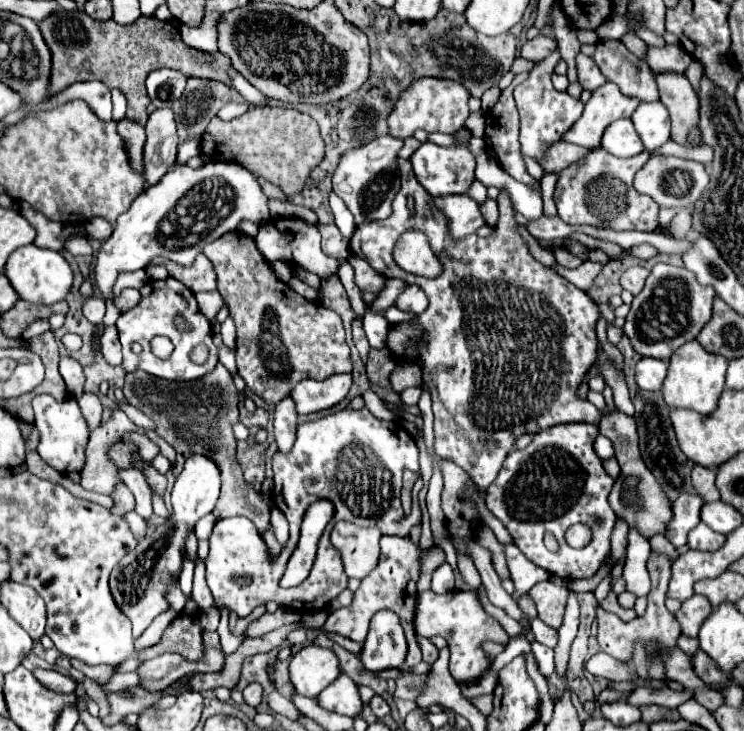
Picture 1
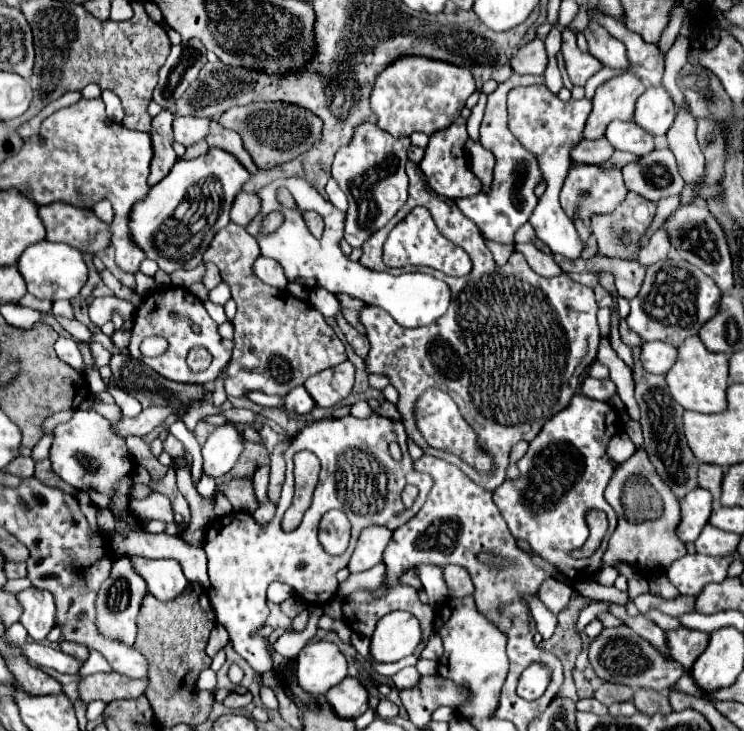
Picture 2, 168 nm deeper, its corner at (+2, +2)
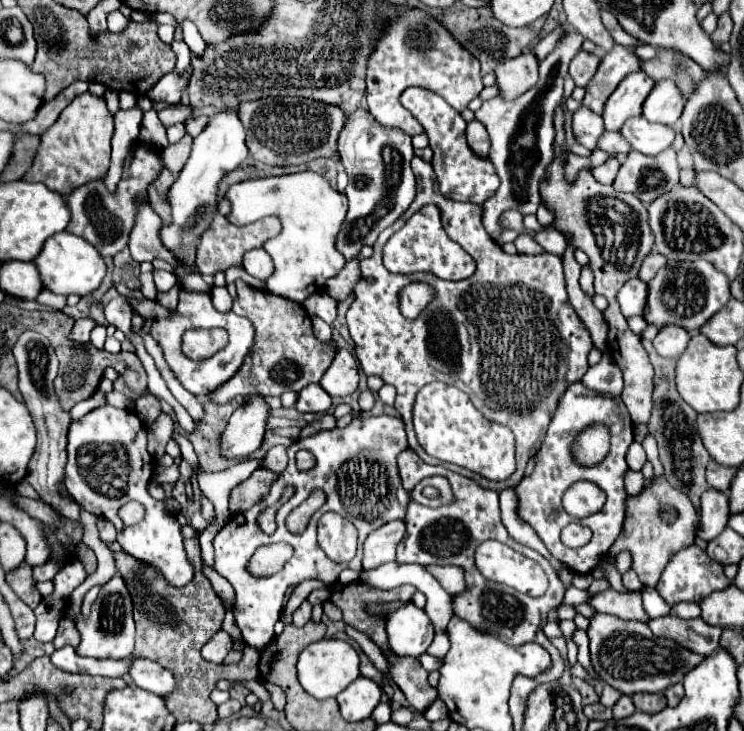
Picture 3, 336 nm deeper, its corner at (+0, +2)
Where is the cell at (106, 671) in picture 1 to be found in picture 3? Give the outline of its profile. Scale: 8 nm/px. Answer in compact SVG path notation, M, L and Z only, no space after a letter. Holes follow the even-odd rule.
M63 617L59 621L59 631L57 631L57 637L53 639L53 645L55 649L63 647L63 645L71 645L75 647L79 643L79 635L77 635L77 627L75 623L69 619L69 617Z

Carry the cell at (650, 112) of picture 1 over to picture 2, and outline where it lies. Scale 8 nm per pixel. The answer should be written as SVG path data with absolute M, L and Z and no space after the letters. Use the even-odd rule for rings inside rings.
M647 89L635 103L635 117L633 121L643 127L647 133L661 137L669 131L673 119L675 119L675 103L671 95L663 89Z

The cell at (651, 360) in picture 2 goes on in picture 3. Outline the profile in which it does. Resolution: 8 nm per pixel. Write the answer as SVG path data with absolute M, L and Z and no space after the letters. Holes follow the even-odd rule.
M669 323L665 327L661 327L661 331L657 333L657 337L653 339L653 345L657 349L659 355L665 355L665 357L679 357L687 343L689 343L691 335L687 329L683 329L681 325L675 325L675 323Z

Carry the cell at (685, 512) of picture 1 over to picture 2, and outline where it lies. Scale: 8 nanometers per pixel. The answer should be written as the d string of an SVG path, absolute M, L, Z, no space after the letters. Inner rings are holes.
M695 487L695 491L687 493L679 503L681 503L681 521L677 525L677 537L683 543L689 543L695 541L699 537L699 531L705 527L713 499L709 491Z

